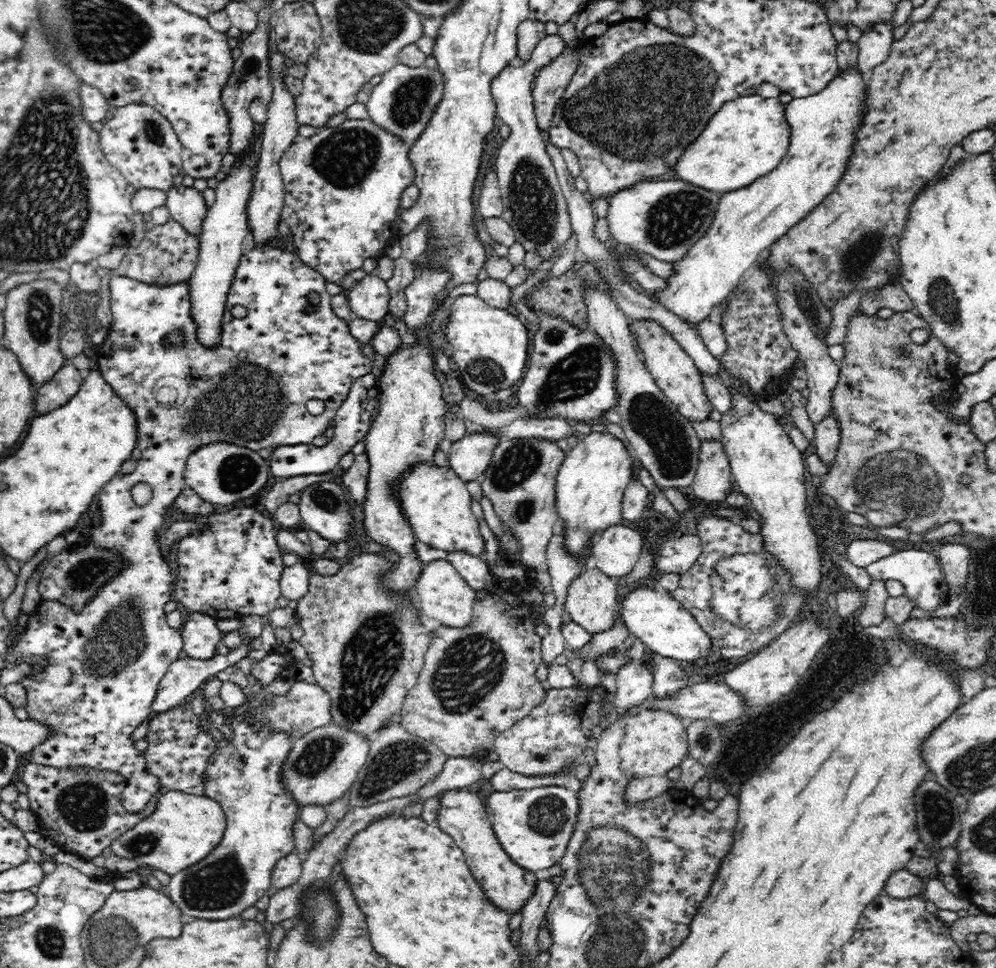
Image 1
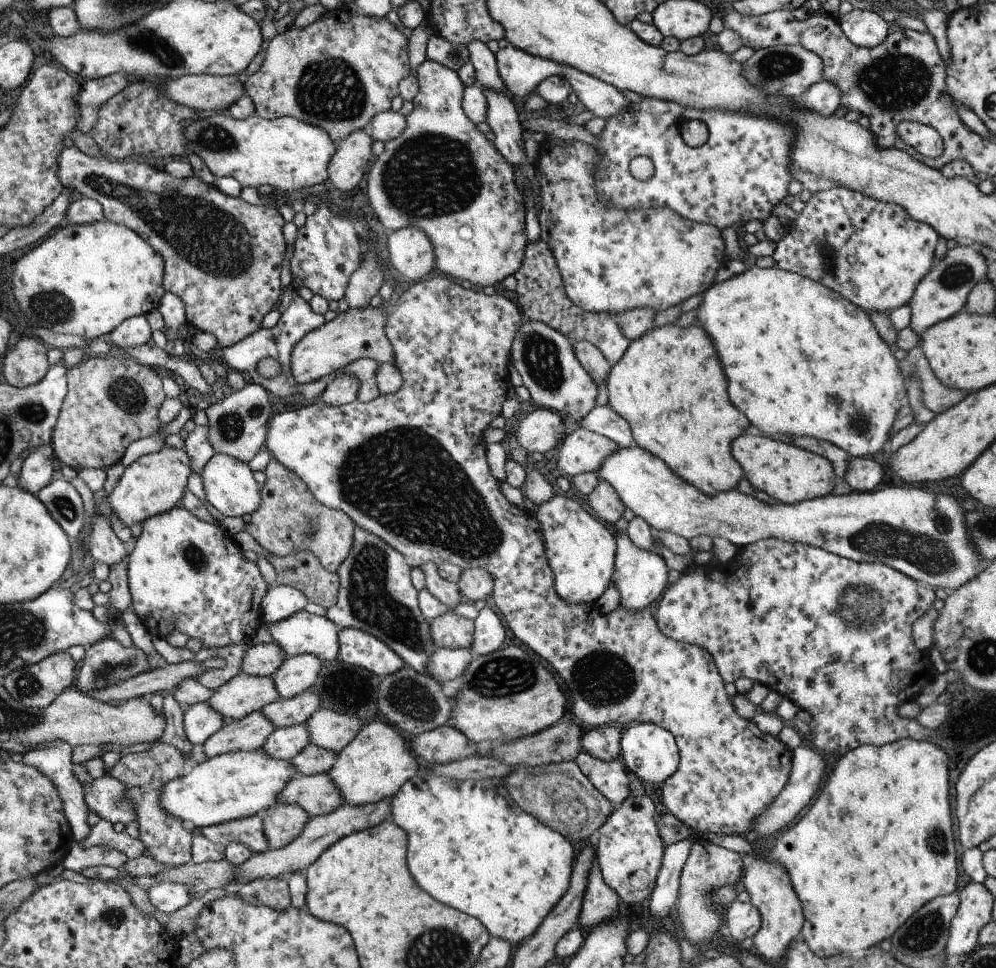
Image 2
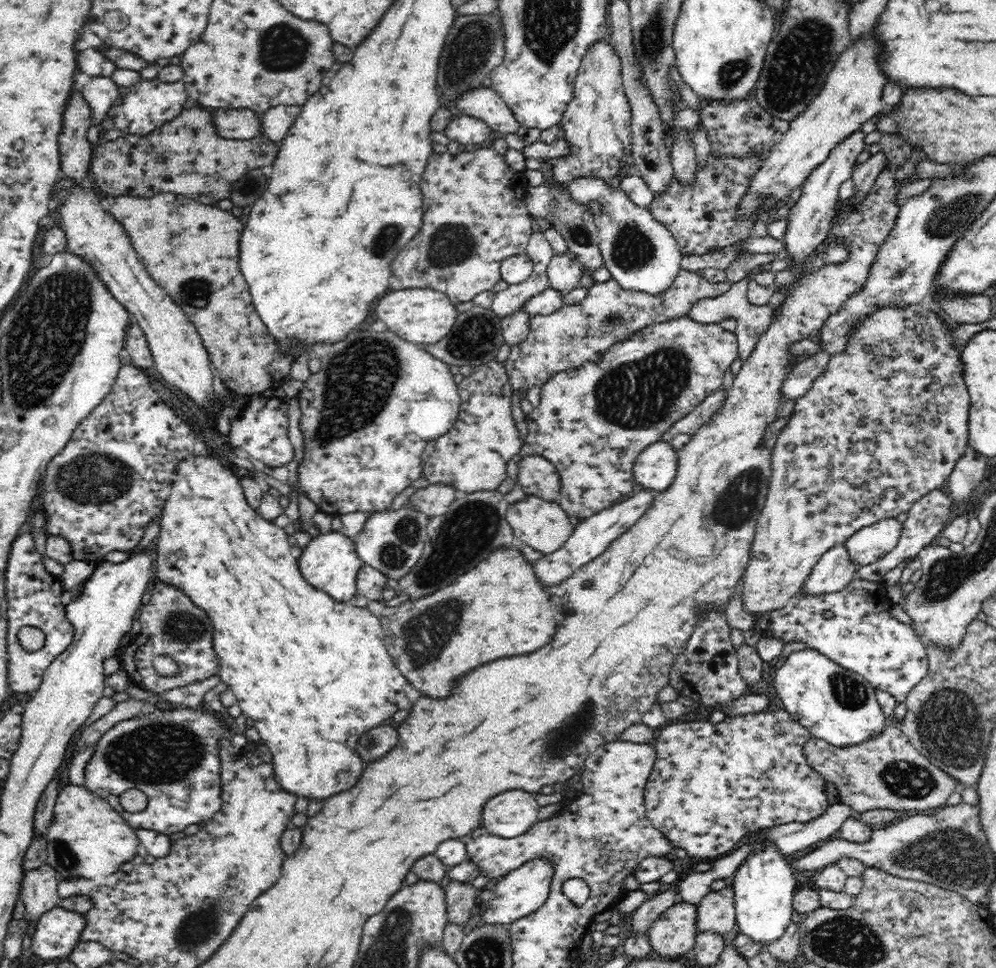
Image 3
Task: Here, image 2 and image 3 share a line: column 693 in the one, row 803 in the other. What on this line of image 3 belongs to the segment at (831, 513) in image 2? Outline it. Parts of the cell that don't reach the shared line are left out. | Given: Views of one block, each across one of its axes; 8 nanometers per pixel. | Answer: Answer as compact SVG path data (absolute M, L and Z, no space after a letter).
M507 790L494 795L484 805L481 826L502 838L517 837L538 820L537 793Z

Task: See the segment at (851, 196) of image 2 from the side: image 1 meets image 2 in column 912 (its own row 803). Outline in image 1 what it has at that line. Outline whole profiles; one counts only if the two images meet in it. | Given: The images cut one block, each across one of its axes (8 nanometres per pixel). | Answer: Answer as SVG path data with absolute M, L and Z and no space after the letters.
M226 710L223 715L226 718L229 718L228 721L232 721L228 726L233 727L233 739L230 742L225 743L222 747L218 746L210 758L208 758L208 764L206 764L206 770L204 770L204 774L207 776L207 781L203 783L203 794L220 803L226 817L226 830L224 830L224 836L222 836L222 840L218 842L218 846L215 846L215 850L208 857L204 858L200 864L196 863L194 866L190 866L190 868L184 868L184 870L181 870L178 874L174 874L165 888L166 893L172 899L172 902L174 902L174 904L176 904L186 916L215 921L225 921L226 919L237 918L242 912L244 912L244 910L246 910L246 908L254 906L264 894L267 894L267 889L271 886L271 874L272 870L274 870L274 866L276 866L276 862L278 862L280 858L289 856L295 851L293 824L298 820L300 810L300 806L297 806L293 801L293 798L289 795L289 792L285 790L285 786L283 786L281 779L283 777L281 776L281 766L286 760L288 752L290 752L294 738L281 730L271 730L267 722L254 722L250 717L246 717L246 714L235 717L234 710Z

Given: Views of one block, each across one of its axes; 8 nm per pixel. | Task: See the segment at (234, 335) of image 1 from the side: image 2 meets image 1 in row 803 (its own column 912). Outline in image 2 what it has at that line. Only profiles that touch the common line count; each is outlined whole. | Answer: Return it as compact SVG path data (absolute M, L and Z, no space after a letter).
M900 122L896 126L896 134L912 146L913 154L920 154L935 159L943 149L939 132L929 126L915 122Z

